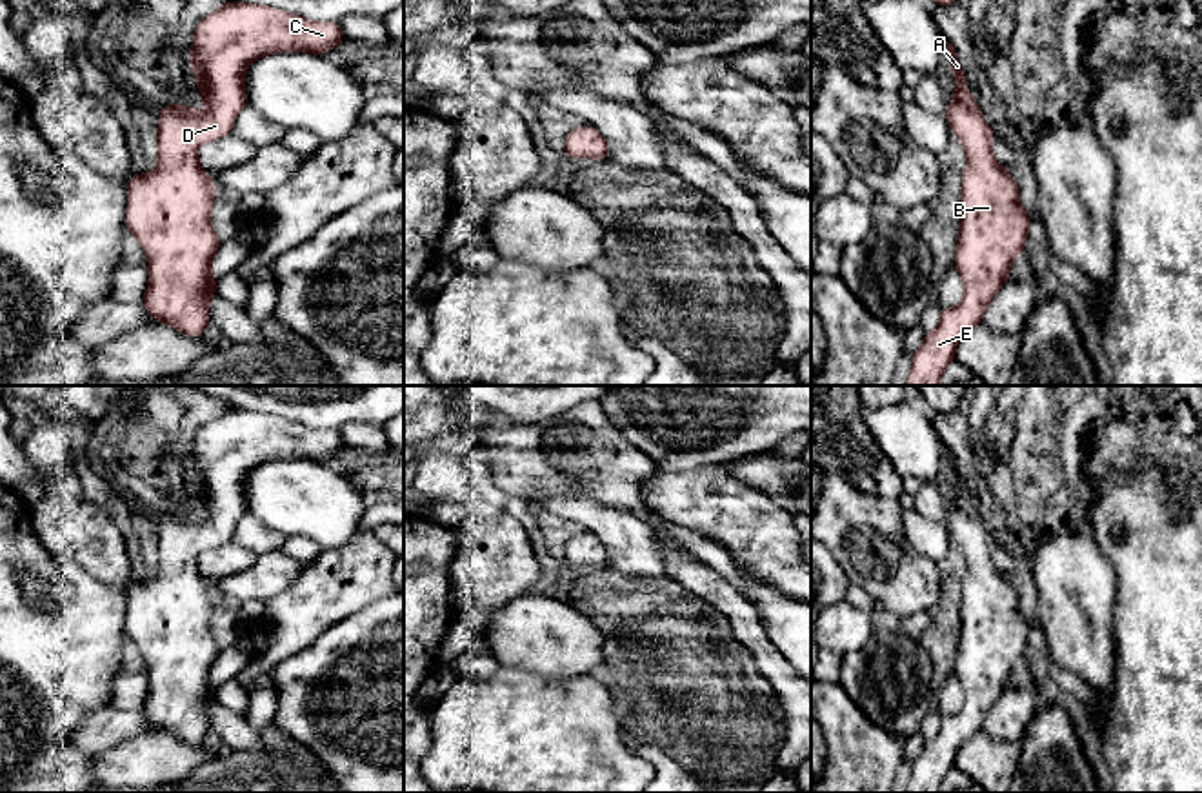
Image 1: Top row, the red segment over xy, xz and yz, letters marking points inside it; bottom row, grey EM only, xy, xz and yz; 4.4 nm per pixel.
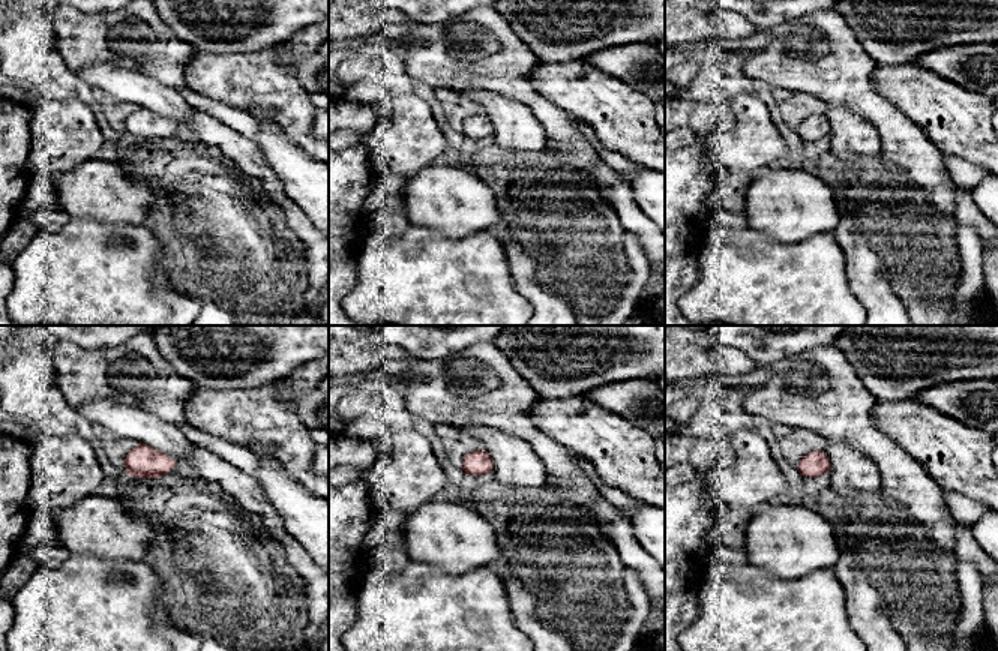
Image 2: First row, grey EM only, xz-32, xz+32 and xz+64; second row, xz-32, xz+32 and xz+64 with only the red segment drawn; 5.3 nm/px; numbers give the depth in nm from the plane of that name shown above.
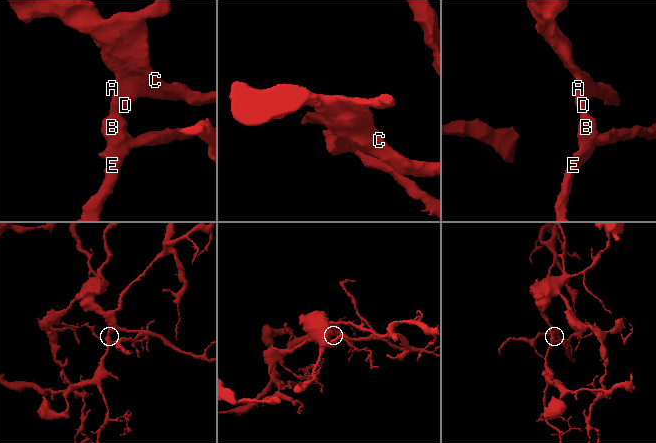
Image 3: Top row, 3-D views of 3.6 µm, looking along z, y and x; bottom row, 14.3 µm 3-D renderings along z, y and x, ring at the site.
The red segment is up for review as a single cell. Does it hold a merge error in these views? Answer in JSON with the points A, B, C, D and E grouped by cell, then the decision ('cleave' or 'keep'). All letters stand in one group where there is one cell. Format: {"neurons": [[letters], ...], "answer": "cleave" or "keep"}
{"neurons": [["A", "B", "C", "D", "E"]], "answer": "keep"}

